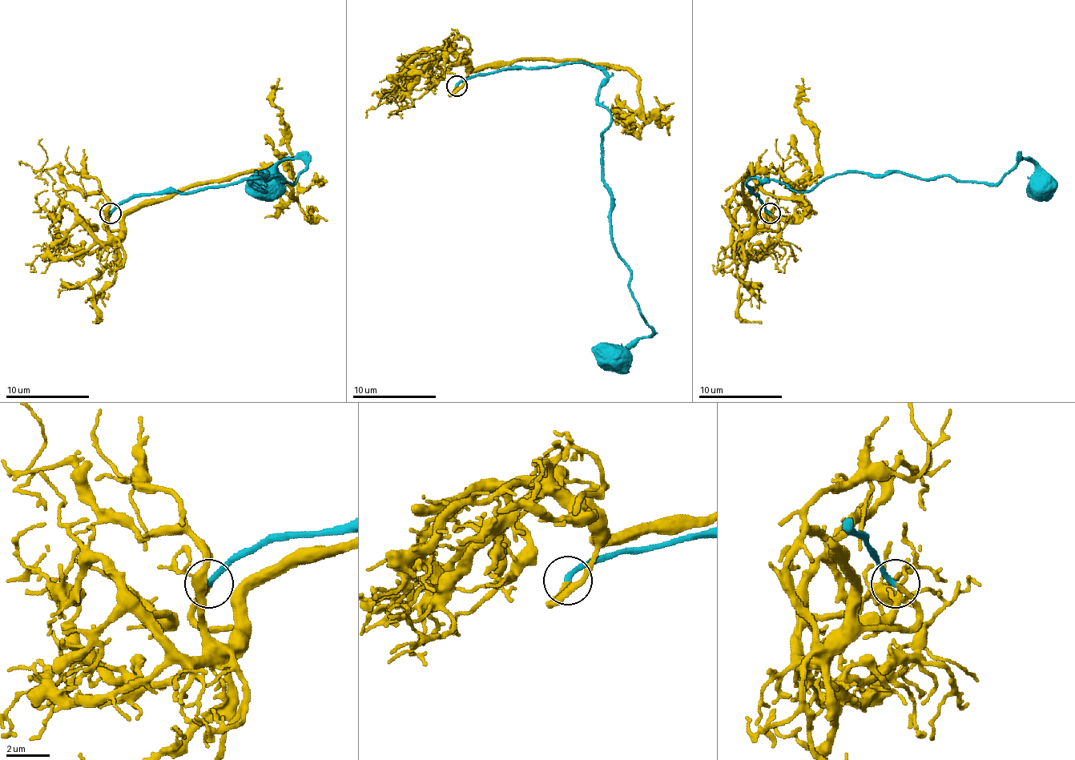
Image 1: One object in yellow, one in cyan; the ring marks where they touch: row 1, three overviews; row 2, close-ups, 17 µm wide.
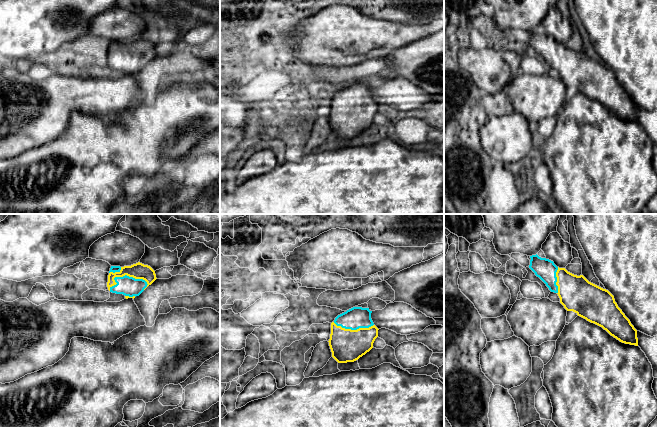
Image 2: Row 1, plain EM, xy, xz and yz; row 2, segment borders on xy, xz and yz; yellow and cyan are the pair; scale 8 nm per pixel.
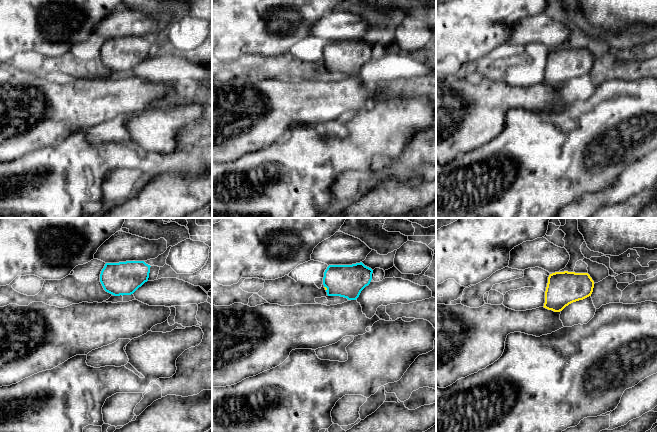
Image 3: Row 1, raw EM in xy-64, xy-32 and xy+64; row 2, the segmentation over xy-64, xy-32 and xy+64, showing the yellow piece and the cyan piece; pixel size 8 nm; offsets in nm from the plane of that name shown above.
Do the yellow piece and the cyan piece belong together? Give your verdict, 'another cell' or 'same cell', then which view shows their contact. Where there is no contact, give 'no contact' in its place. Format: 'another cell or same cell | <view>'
same cell | xy

